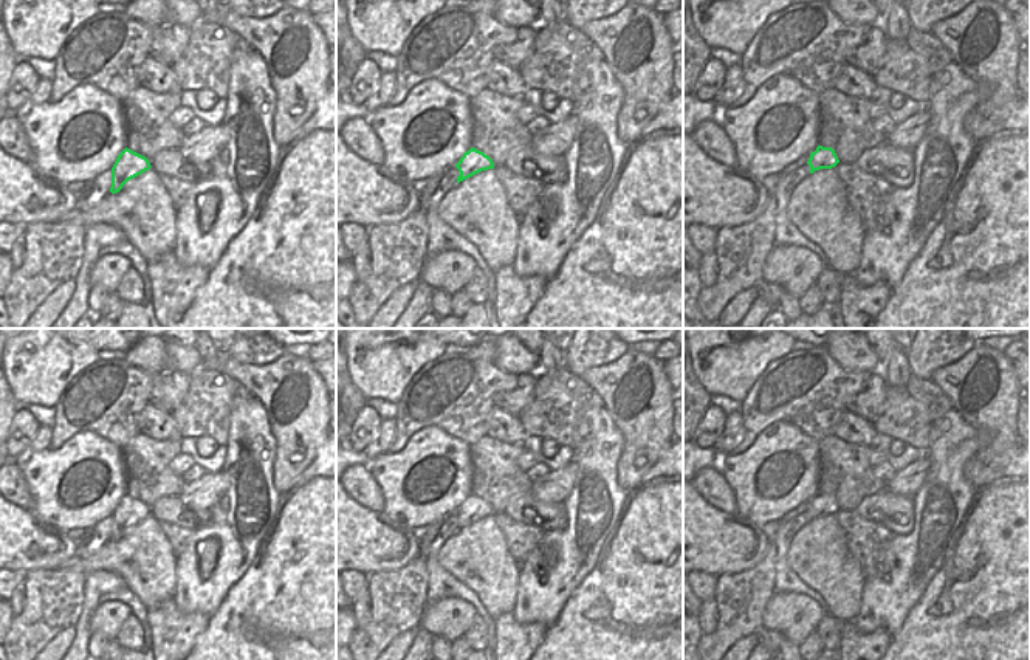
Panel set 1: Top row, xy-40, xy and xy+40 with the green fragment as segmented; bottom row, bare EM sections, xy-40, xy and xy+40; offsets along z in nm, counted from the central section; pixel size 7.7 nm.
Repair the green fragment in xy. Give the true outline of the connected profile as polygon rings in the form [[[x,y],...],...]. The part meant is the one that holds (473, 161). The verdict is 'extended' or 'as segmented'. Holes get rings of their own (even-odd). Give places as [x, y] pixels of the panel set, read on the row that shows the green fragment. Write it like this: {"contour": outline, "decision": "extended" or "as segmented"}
{"contour": [[[471,147],[468,152],[463,153],[455,167],[460,172],[460,175],[457,177],[457,183],[460,183],[482,170],[494,169],[494,163],[483,152]]], "decision": "as segmented"}

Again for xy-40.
{"contour": [[[125,147],[118,155],[118,158],[112,167],[110,192],[112,194],[119,192],[129,180],[141,175],[142,172],[149,170],[150,167],[152,166],[146,156]]], "decision": "as segmented"}

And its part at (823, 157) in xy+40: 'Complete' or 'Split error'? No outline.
Complete

